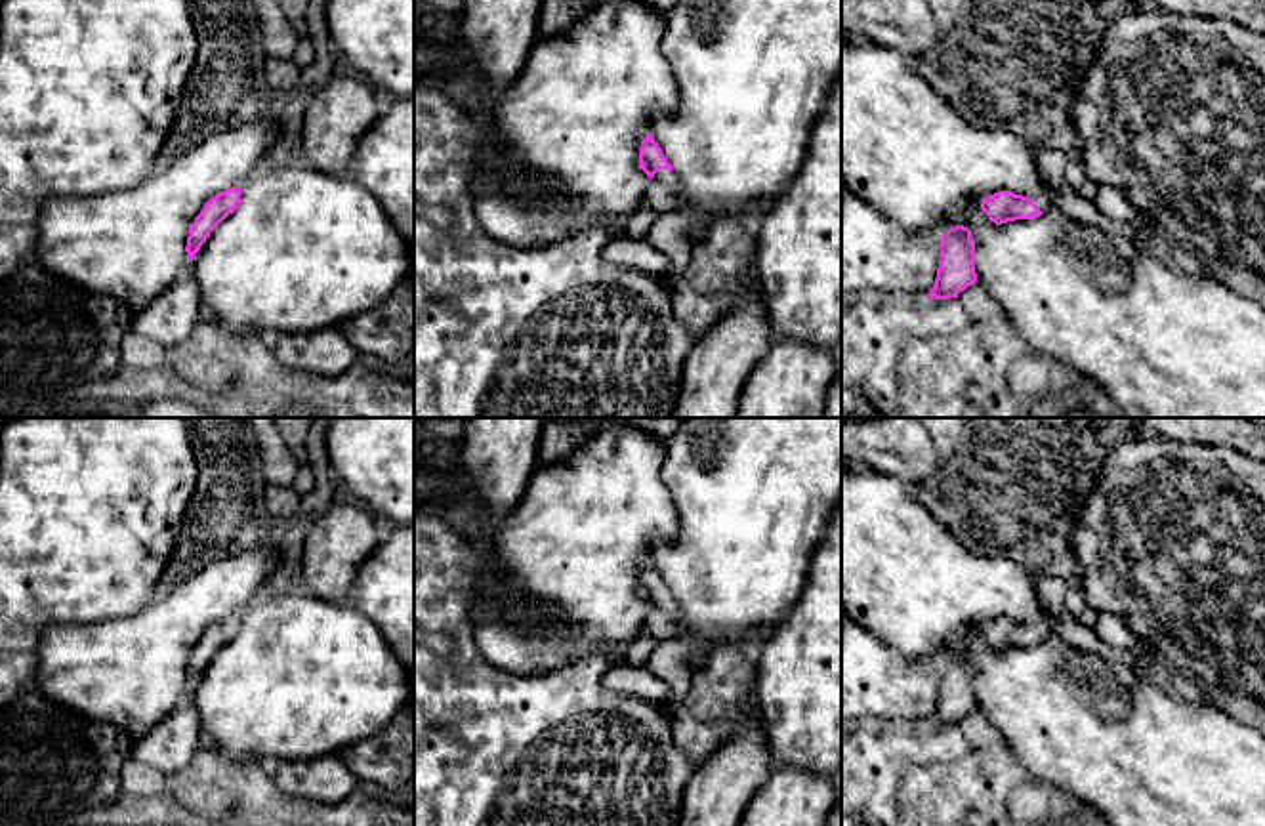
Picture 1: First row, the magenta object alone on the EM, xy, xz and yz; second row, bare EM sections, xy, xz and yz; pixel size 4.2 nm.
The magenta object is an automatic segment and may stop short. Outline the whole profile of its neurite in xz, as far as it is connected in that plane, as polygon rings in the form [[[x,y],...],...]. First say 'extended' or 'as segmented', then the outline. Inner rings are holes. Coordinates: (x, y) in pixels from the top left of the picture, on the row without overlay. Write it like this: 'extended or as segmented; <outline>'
extended; [[[653,563],[641,568],[639,595],[651,605],[643,630],[656,641],[677,639],[681,631],[679,609]]]

